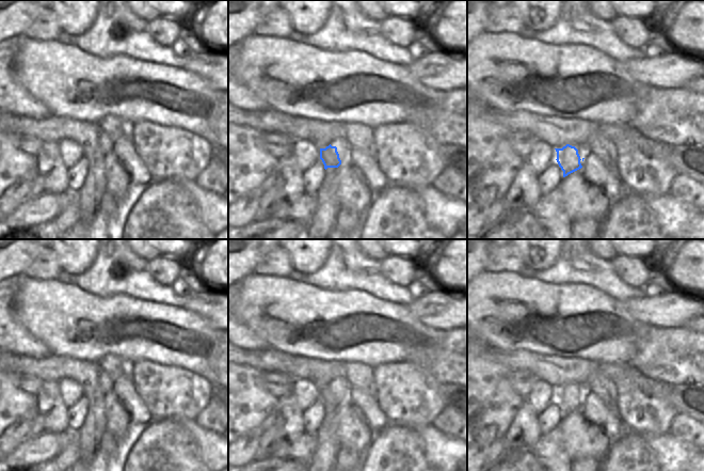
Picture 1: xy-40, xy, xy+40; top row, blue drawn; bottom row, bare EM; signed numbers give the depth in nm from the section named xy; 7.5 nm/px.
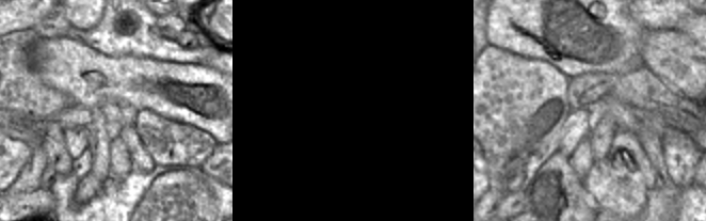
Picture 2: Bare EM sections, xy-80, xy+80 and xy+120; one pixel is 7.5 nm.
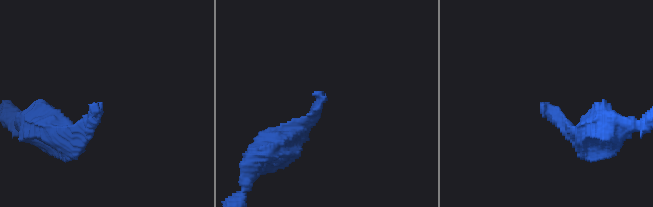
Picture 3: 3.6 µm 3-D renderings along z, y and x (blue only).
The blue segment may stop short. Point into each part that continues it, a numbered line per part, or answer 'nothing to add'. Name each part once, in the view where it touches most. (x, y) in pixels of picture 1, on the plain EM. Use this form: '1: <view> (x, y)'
1: xy+40 (549, 419)

